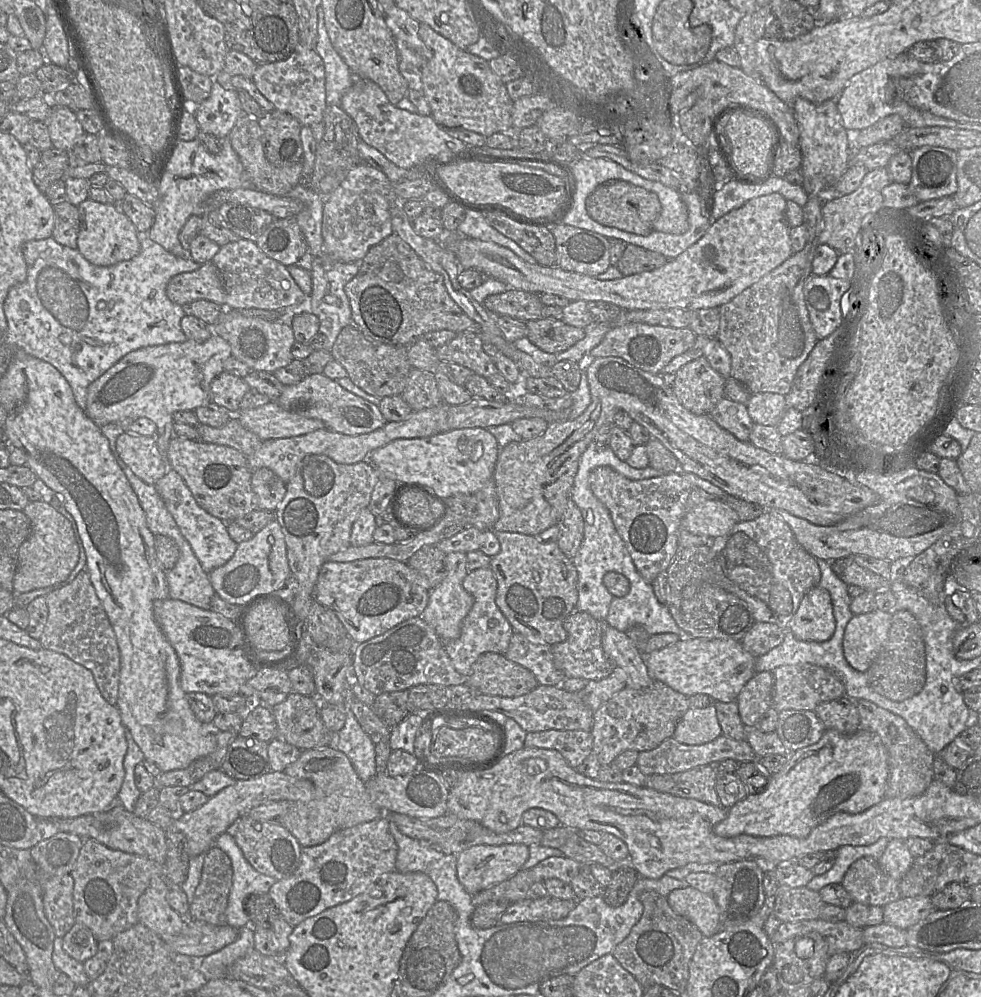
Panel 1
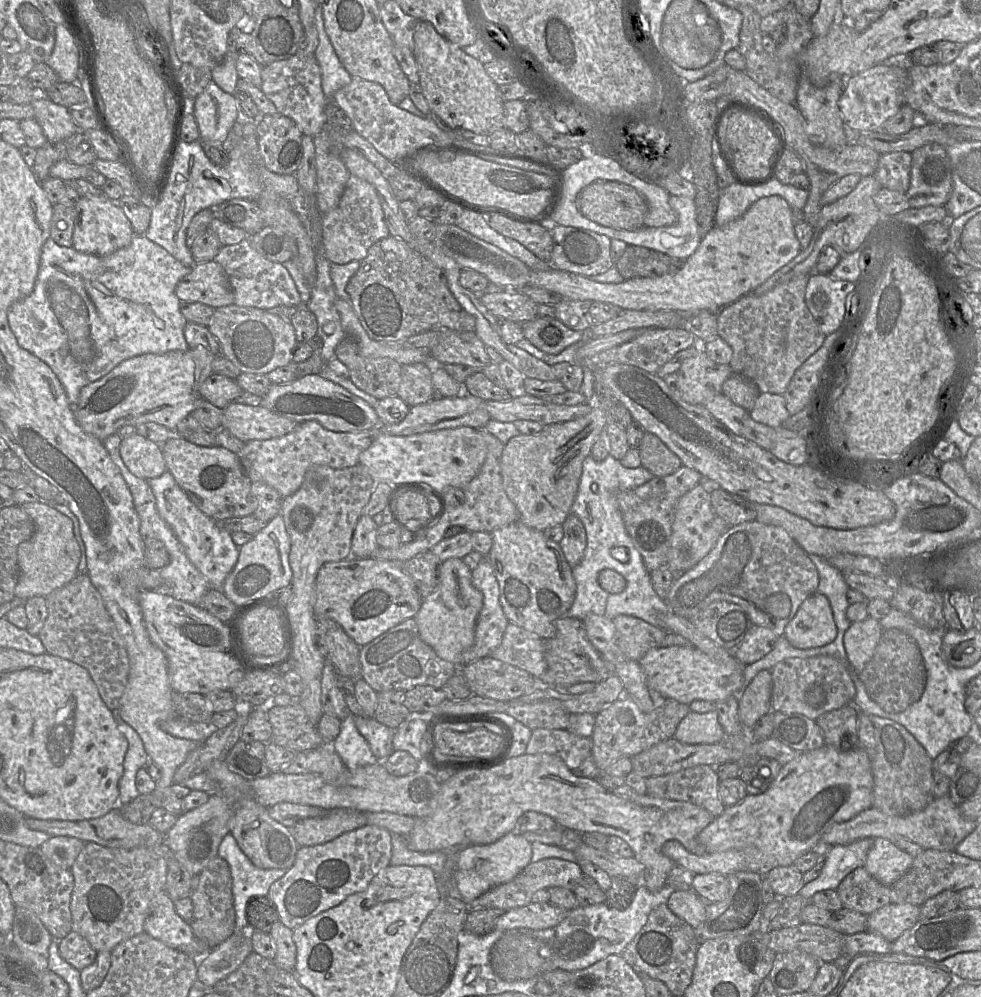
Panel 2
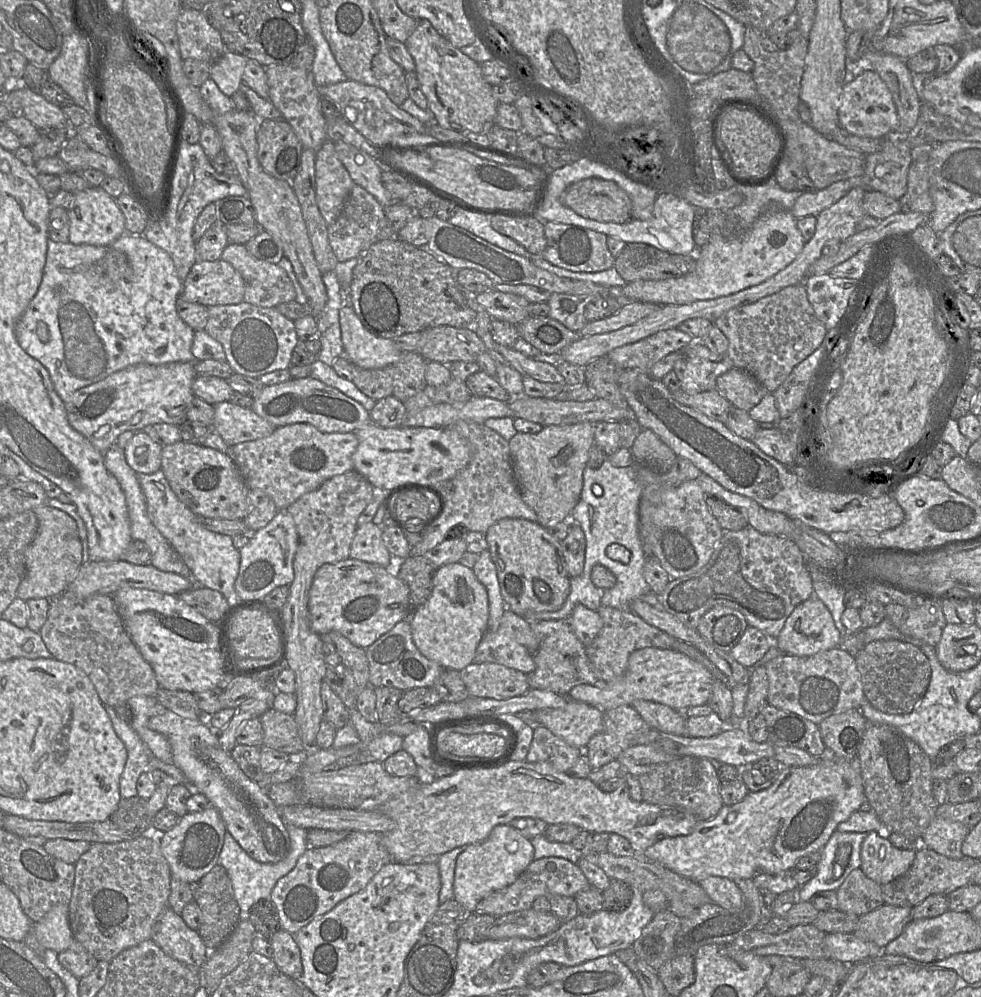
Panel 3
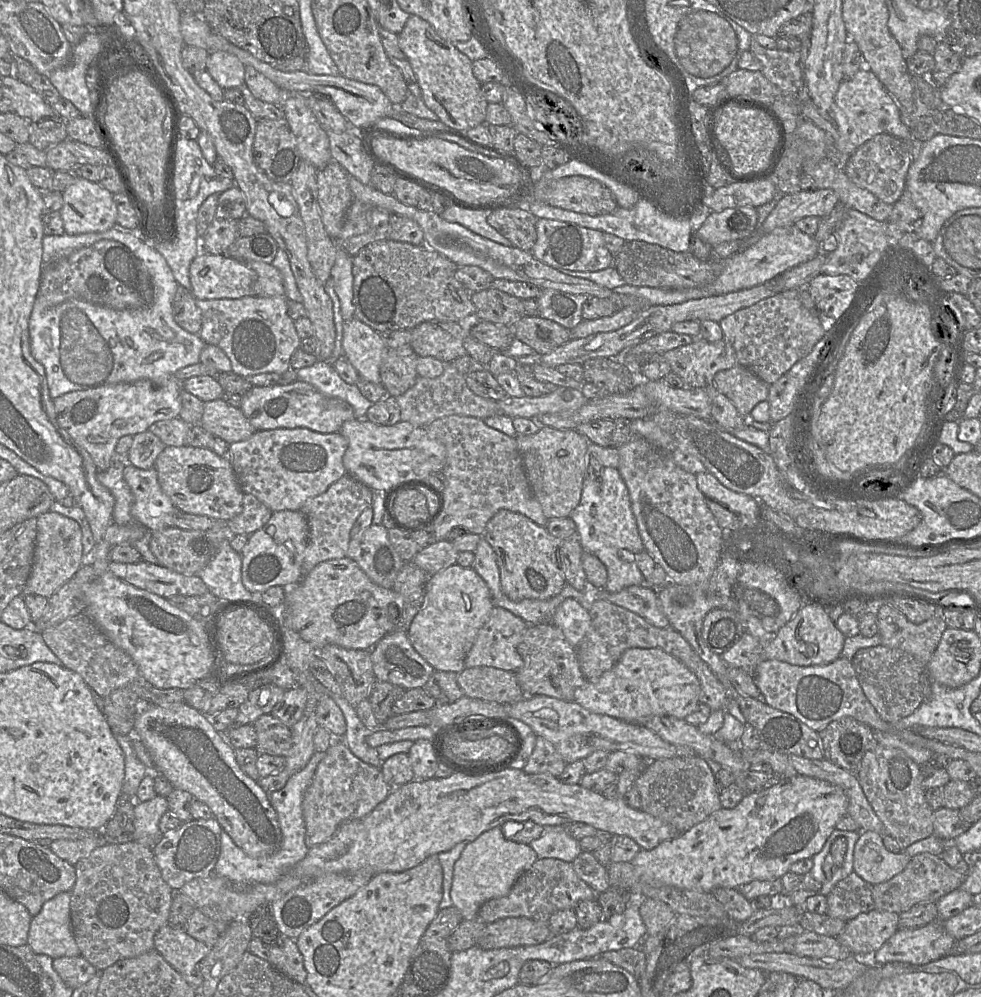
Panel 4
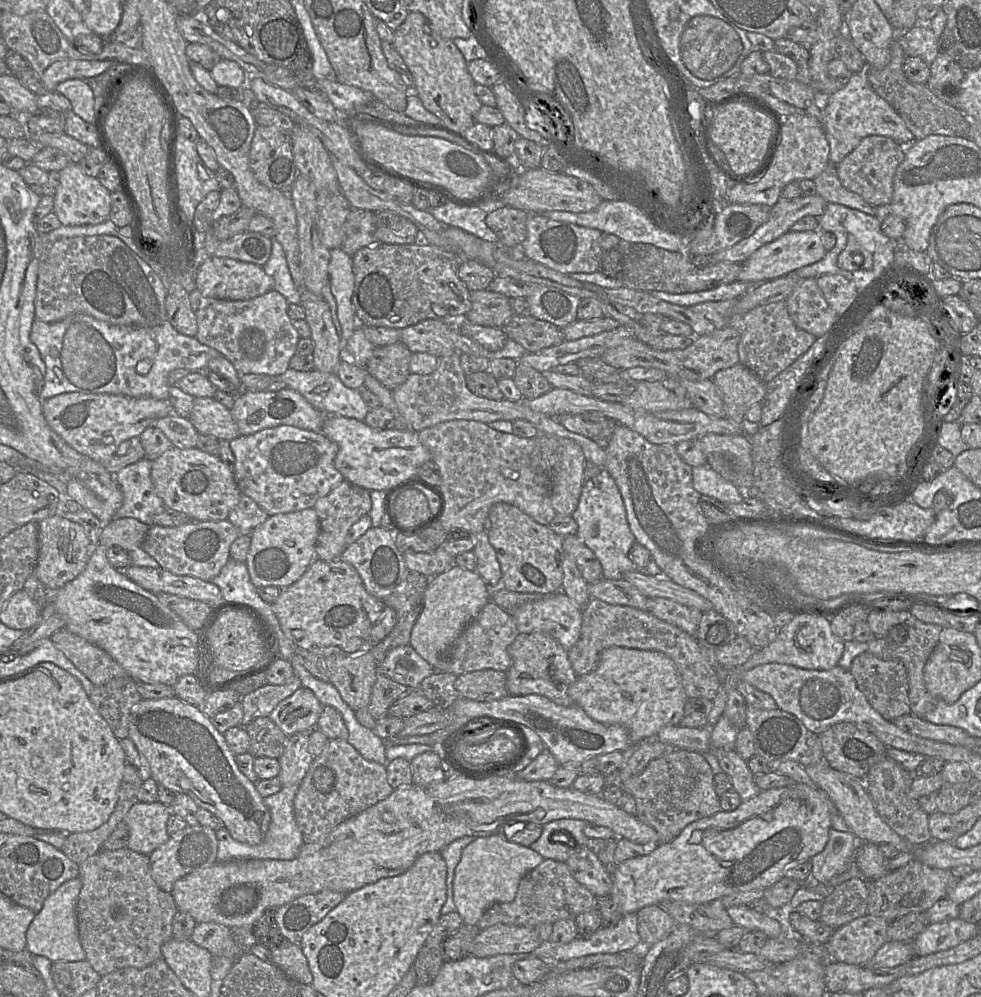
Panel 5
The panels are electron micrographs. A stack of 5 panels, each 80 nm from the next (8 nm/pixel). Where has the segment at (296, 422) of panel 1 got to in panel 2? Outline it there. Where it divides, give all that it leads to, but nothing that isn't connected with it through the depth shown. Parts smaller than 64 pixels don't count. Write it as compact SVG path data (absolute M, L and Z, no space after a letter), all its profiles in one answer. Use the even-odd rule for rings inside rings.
M232 402L223 410L222 428L244 443L282 437L298 424L264 406Z

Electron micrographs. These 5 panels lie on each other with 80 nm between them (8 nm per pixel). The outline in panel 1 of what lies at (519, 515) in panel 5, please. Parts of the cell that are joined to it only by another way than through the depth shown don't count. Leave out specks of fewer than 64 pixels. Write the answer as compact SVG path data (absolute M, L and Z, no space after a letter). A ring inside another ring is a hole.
M495 531L501 549L491 557L490 568L497 579L496 604L507 618L514 631L536 643L553 645L566 640L564 628L566 617L576 610L578 601L578 575L573 558L560 549L557 542L543 542L537 536L511 531Z

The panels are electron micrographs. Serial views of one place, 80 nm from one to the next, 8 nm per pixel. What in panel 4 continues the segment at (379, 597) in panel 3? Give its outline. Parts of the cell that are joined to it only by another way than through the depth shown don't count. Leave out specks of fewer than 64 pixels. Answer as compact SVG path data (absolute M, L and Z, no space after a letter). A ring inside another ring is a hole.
M344 557L317 564L296 585L286 589L284 601L274 609L281 625L296 631L303 640L318 650L328 644L346 649L369 650L396 626L396 620L391 619L388 613L391 604L397 606L395 591L375 584L353 559Z

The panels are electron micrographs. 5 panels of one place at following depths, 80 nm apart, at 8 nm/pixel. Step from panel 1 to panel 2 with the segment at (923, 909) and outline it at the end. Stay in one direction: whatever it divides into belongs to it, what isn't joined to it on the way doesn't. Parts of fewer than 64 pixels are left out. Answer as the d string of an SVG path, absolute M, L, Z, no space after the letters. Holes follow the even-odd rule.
M891 902L867 916L866 930L880 935L892 943L920 918L920 906Z

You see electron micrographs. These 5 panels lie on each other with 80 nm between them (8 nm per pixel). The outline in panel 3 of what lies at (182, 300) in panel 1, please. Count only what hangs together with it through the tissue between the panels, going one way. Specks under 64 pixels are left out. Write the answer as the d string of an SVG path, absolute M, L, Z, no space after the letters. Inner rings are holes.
M197 261L183 282L182 298L206 307L239 304L243 301L245 282L228 262Z

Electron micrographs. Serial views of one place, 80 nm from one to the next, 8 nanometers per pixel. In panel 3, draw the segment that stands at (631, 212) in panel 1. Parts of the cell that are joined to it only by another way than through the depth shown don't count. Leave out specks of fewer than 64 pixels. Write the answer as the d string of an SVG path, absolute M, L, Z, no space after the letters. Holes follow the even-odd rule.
M587 178L571 184L562 193L561 203L583 218L601 223L623 224L631 219L631 200L612 181Z

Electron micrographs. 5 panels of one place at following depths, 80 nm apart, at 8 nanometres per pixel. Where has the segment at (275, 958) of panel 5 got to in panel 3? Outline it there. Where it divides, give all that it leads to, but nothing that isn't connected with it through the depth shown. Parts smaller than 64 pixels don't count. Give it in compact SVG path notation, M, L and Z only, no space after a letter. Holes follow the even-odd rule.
M284 929L275 933L271 940L273 961L278 968L294 980L299 980L303 973L300 948L293 934Z

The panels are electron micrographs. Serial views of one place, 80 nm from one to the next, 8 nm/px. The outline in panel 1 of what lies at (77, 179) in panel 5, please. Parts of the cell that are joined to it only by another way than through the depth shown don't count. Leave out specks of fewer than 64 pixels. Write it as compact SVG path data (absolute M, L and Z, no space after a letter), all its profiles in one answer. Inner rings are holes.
M86 199L77 207L80 222L77 250L90 263L96 266L112 266L130 260L140 252L142 235L118 208L118 203L102 204Z

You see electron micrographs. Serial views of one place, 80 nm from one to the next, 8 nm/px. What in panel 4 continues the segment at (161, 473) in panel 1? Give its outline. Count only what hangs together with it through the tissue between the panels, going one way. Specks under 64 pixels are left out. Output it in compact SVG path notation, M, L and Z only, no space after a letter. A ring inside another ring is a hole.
M148 430L136 434L133 436L133 442L127 454L128 463L139 469L151 469L165 448L166 445Z

